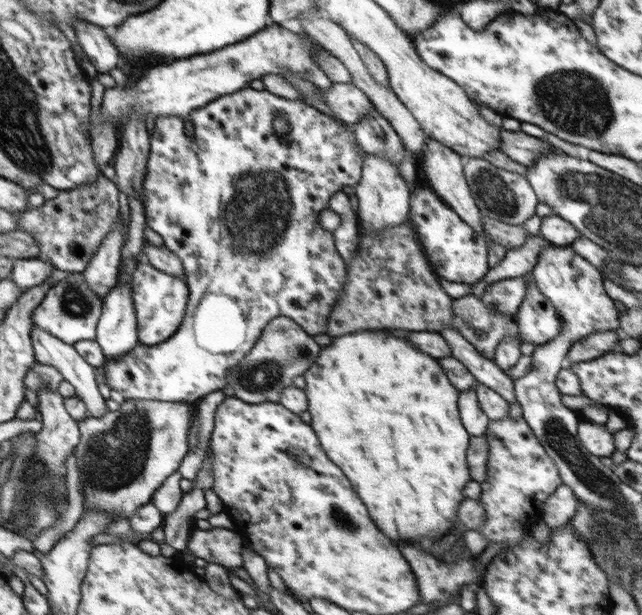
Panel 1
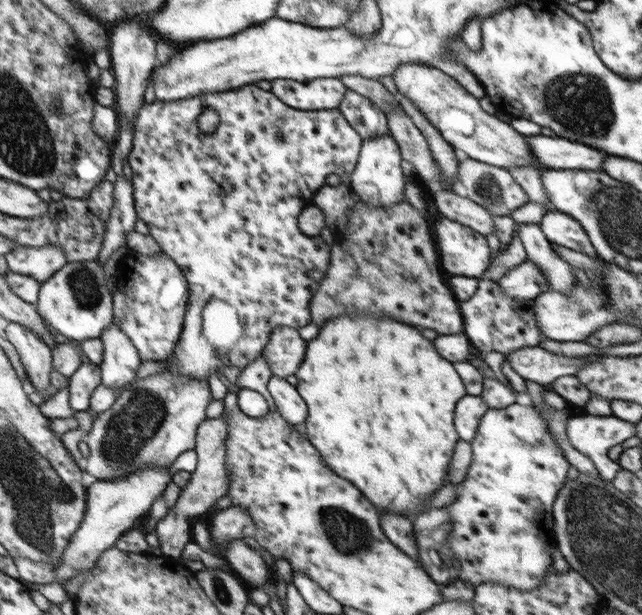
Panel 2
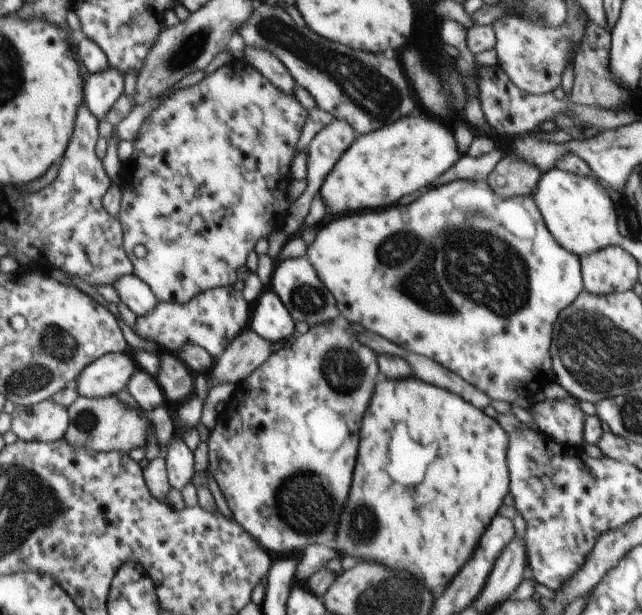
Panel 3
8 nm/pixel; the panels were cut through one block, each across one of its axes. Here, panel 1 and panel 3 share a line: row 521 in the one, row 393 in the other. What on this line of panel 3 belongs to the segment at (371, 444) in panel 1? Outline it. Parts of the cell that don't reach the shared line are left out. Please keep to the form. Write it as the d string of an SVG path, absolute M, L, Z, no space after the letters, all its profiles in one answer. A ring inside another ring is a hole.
M415 376L412 378L402 378L402 380L390 380L386 378L382 378L376 384L376 388L374 388L374 396L372 396L372 400L370 400L370 406L368 406L368 412L366 412L366 416L364 416L364 420L362 420L362 430L360 430L360 450L358 450L358 460L356 460L356 470L354 470L354 480L352 480L352 488L350 488L350 496L348 496L348 504L346 504L346 510L342 512L342 524L340 524L340 528L338 528L338 536L336 536L336 546L334 546L334 550L338 550L342 557L345 556L354 556L354 558L358 558L359 560L363 560L364 562L369 562L374 564L380 564L380 566L392 566L392 568L412 568L412 570L408 570L408 572L412 572L412 574L416 574L416 576L420 576L422 580L424 580L424 584L430 588L430 592L432 593L432 588L436 588L438 584L450 584L450 580L452 580L452 576L464 566L464 562L472 556L472 552L474 552L474 546L478 544L478 540L480 540L480 536L484 534L484 530L486 530L486 526L490 524L490 520L496 516L496 510L500 508L500 504L502 504L502 500L504 500L504 496L508 494L508 468L506 468L506 452L508 452L508 434L504 432L504 429L498 424L498 421L495 418L487 416L483 410L480 410L477 406L469 403L467 400L464 400L461 396L458 396L456 393L450 392L449 390L432 386L432 384L426 384L426 382L418 380Z

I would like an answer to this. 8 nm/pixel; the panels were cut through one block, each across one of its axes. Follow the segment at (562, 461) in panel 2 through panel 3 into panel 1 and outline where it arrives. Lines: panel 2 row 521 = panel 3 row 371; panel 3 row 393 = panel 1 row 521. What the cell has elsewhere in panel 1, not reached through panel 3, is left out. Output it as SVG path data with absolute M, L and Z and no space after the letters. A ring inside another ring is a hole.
M508 414L501 420L492 420L489 422L484 436L489 452L485 467L486 479L480 483L481 492L477 500L486 512L486 523L482 523L477 531L486 538L487 547L490 544L502 542L501 553L504 553L514 544L518 546L520 542L524 542L528 536L531 536L532 526L536 526L538 519L543 518L545 501L563 485L562 477L560 477L557 465L545 452L543 444L540 444L524 417L514 420Z

